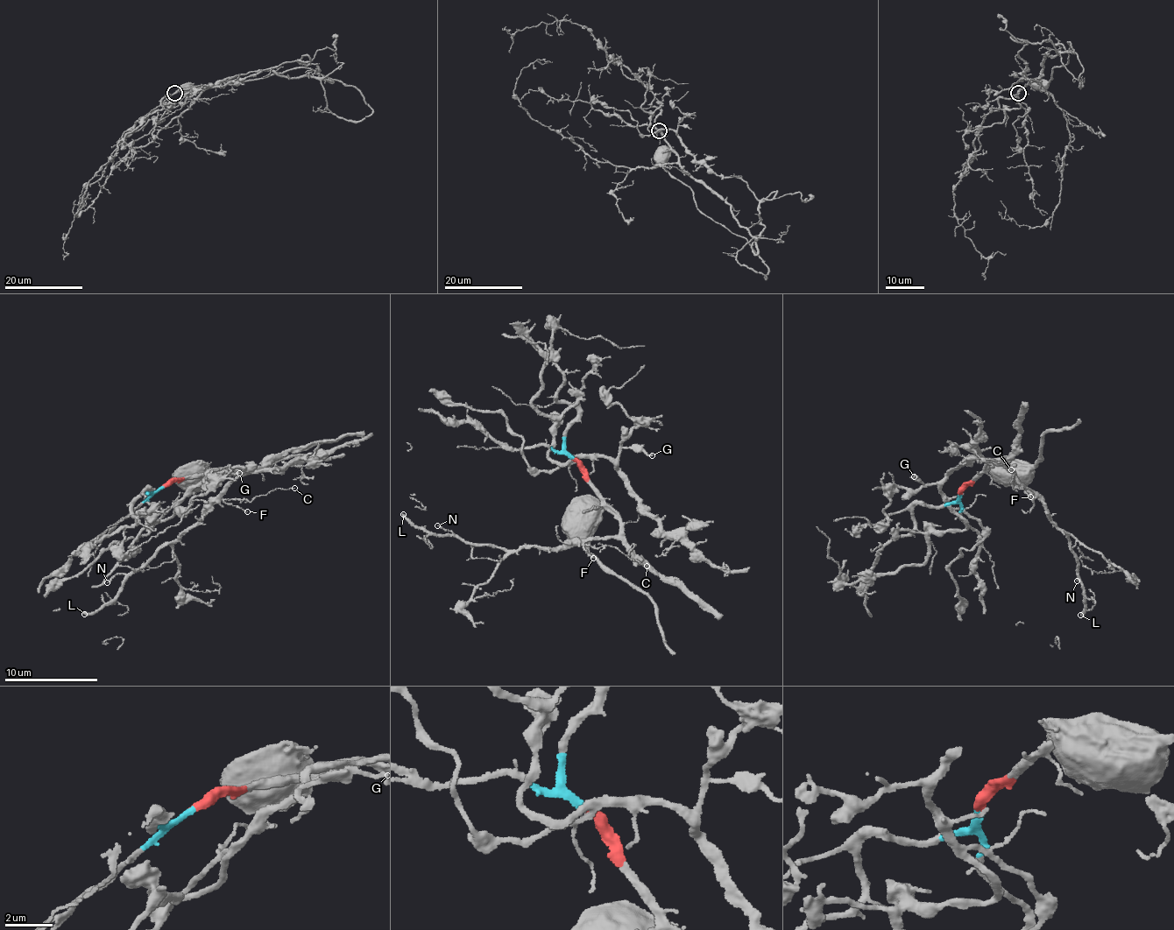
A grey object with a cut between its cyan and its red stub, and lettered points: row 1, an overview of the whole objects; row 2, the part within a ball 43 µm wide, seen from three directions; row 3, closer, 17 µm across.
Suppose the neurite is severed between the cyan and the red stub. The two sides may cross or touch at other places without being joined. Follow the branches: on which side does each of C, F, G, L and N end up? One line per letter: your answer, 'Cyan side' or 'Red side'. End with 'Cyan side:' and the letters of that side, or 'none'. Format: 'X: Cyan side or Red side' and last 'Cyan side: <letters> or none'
C: Red side
F: Red side
G: Cyan side
L: Red side
N: Red side
Cyan side: G

